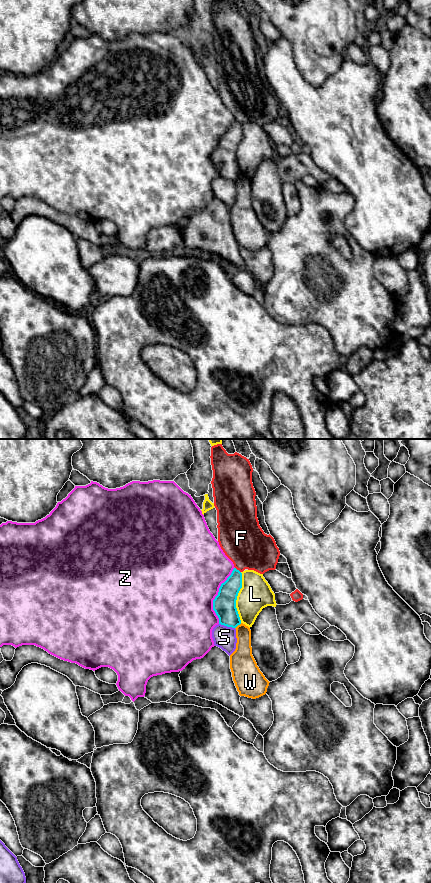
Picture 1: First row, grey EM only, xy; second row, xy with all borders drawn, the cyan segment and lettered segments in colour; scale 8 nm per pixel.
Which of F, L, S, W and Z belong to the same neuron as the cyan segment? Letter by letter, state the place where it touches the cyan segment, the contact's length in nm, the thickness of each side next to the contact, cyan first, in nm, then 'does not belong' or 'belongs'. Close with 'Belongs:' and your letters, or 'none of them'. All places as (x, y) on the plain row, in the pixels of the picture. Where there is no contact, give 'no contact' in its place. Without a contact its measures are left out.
F: xy (238, 122) | 60 nm | 160/360 nm | does not belong
L: xy (236, 149) | 400 nm | 190/260 nm | does not belong
S: xy (227, 178) | 130 nm | 190/180 nm | does not belong
W: xy (238, 176) | 70 nm | 190/140 nm | does not belong
Z: xy (217, 147) | 480 nm | 190/480 nm | does not belong
Belongs: none of them

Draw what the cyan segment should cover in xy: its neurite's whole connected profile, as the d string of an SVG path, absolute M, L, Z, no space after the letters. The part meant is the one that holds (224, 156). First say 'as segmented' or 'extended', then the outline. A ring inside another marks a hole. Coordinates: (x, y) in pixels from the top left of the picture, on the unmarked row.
as segmented; M233 121L227 132L221 136L218 147L213 152L213 162L219 170L219 176L236 180L241 172L236 160L236 152L242 140L242 125Z

